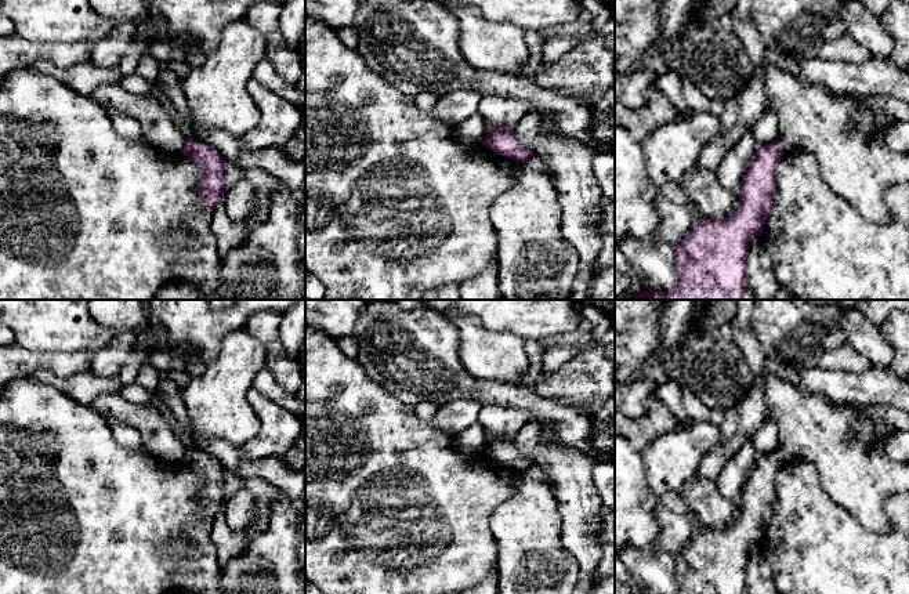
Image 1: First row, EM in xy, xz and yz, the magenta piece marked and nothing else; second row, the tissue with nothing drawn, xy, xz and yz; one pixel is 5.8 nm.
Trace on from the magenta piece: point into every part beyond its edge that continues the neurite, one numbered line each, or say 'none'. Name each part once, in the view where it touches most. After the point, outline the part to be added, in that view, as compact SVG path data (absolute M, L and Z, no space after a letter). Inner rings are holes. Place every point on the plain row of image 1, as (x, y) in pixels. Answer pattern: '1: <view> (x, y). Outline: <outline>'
none

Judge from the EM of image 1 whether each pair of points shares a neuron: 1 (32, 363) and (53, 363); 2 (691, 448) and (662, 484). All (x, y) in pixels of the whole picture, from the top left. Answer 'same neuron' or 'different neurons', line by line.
1: same neuron
2: same neuron

